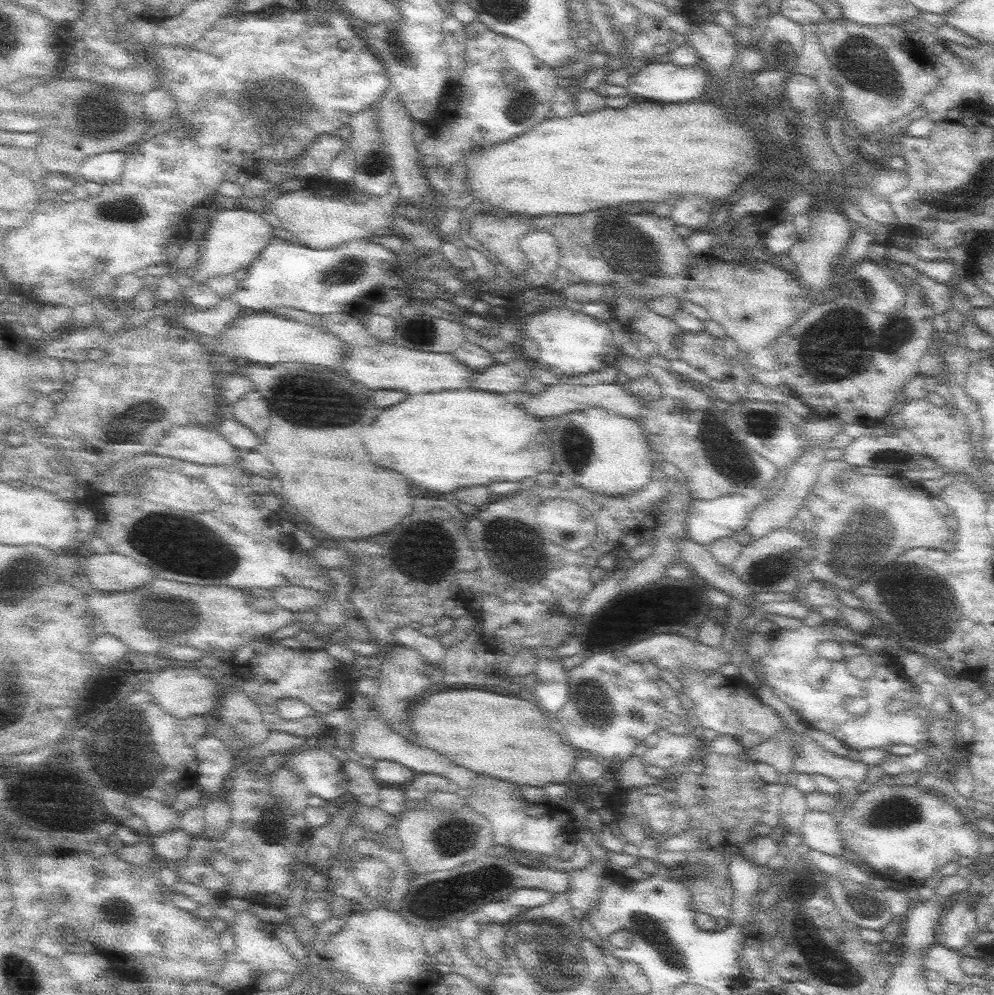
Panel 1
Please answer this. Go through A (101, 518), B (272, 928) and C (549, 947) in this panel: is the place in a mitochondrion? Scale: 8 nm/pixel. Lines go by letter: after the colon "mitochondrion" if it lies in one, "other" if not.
A: other
B: other
C: mitochondrion

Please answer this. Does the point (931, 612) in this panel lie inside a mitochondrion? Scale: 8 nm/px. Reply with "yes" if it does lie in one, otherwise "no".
yes

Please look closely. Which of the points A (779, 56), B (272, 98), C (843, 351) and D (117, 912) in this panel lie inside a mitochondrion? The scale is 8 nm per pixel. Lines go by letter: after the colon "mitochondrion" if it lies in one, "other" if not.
A: other
B: mitochondrion
C: mitochondrion
D: mitochondrion

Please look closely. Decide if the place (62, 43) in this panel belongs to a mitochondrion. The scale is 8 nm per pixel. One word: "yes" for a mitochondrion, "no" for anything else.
no

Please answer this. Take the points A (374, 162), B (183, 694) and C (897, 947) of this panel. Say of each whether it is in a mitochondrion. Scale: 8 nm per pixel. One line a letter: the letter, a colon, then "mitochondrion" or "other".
A: mitochondrion
B: other
C: other

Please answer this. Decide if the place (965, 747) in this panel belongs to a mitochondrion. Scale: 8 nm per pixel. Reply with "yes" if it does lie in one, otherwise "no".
no

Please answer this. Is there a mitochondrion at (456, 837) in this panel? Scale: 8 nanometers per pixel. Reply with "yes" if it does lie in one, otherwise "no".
yes

